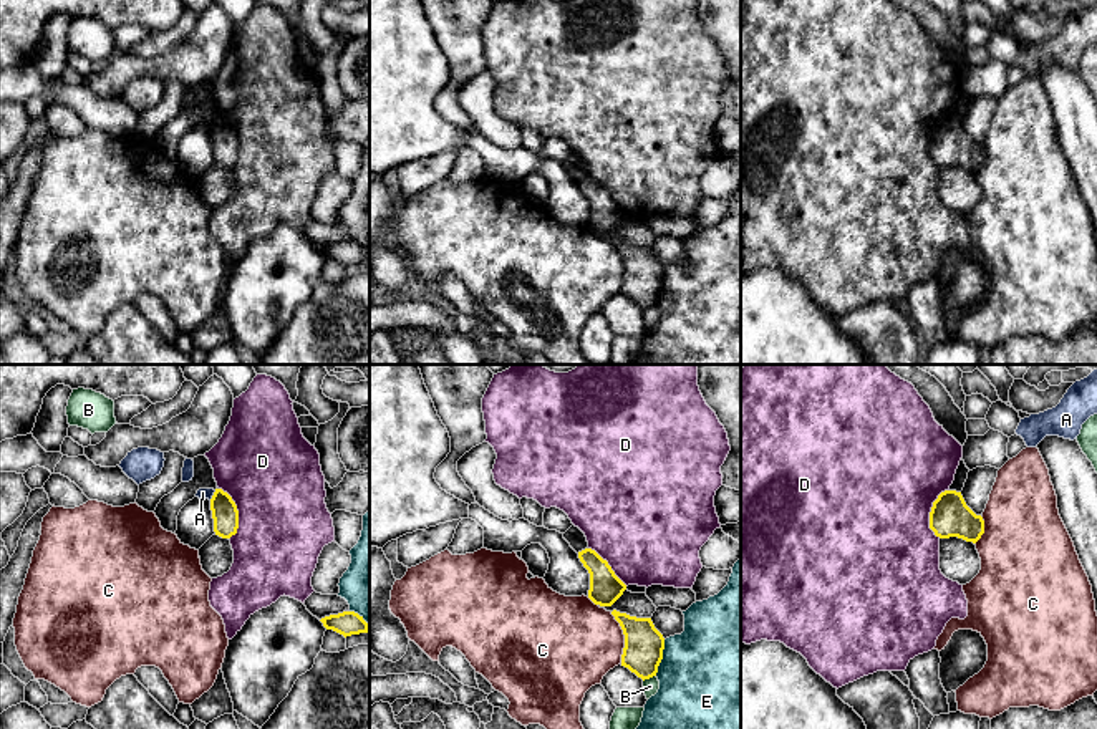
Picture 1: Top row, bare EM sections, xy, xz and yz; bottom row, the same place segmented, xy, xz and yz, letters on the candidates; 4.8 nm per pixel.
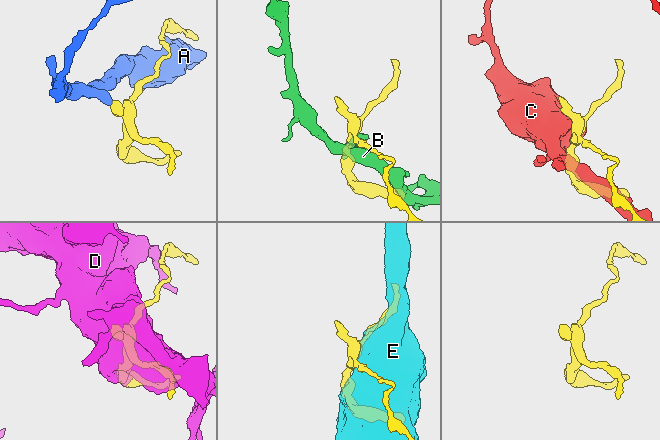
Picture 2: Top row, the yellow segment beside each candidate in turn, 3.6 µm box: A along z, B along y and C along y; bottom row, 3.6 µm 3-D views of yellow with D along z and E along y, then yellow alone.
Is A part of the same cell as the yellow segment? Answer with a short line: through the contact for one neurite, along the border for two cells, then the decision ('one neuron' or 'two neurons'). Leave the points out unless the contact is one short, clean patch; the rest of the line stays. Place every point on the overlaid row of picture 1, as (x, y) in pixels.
line xy (216, 491), (209, 499); two neurons

